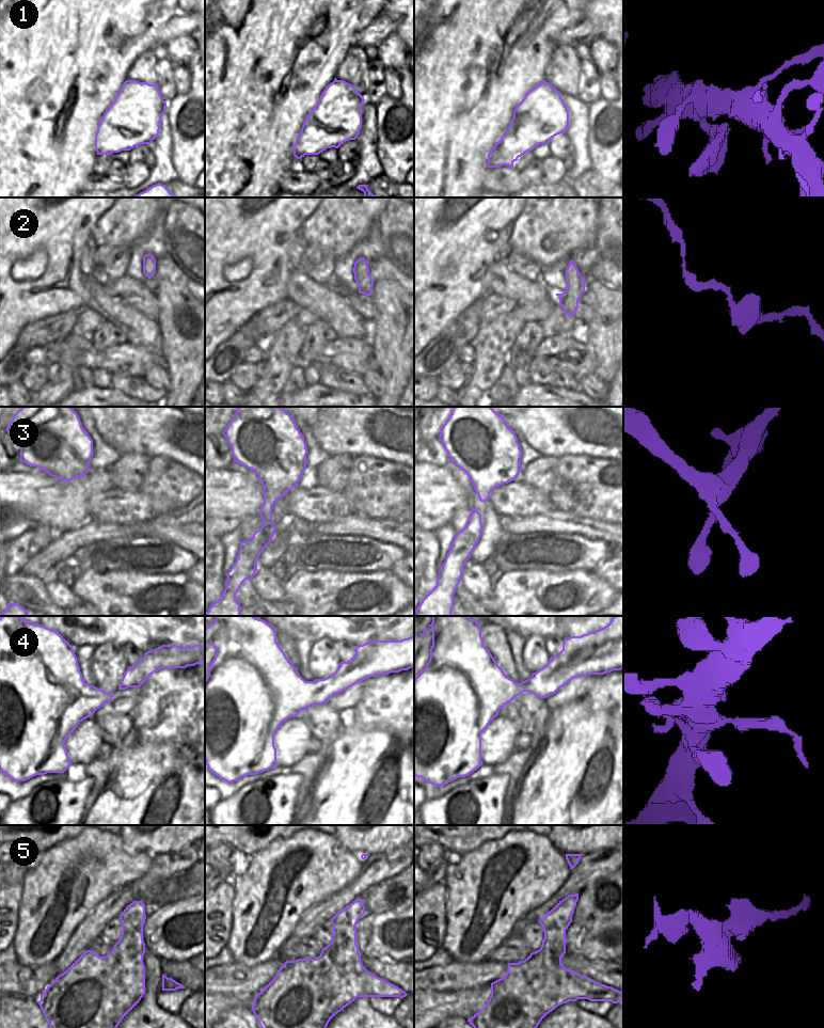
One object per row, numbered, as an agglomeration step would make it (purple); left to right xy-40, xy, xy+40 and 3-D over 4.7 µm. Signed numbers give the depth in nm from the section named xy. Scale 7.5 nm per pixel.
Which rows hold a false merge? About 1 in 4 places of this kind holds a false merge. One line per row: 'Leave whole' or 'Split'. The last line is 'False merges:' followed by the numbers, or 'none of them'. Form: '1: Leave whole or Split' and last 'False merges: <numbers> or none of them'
1: Leave whole
2: Leave whole
3: Leave whole
4: Leave whole
5: Leave whole
False merges: none of them.

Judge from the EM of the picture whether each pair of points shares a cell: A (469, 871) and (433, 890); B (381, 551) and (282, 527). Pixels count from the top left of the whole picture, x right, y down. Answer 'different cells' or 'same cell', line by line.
A: different cells
B: different cells

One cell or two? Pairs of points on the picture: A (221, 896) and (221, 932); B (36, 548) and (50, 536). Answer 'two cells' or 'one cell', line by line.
A: one cell
B: one cell

